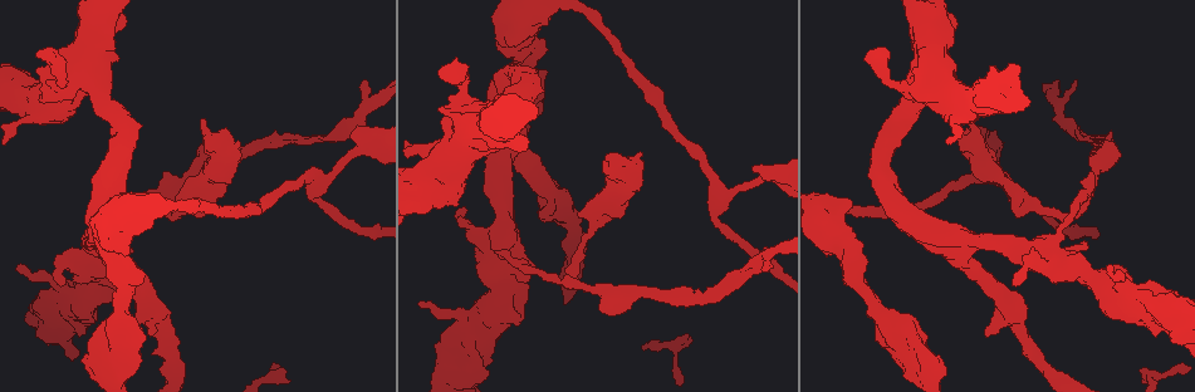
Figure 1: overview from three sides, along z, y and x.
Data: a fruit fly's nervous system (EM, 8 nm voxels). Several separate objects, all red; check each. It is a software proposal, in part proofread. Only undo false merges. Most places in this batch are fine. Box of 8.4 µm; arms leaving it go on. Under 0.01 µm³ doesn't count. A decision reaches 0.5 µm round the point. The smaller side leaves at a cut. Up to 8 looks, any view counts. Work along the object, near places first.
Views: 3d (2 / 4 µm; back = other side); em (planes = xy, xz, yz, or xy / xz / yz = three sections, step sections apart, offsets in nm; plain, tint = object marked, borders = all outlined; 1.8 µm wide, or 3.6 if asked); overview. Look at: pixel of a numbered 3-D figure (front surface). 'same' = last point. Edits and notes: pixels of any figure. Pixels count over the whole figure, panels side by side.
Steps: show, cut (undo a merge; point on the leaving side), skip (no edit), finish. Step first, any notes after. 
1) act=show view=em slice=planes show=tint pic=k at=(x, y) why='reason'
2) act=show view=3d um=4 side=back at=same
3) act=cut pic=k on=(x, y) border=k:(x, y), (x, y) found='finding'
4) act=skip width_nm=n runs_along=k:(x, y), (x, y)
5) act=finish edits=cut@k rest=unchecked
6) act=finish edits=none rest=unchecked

act=show view=3d um=4 pic=1 at=(61, 319) why='thick turns thin'

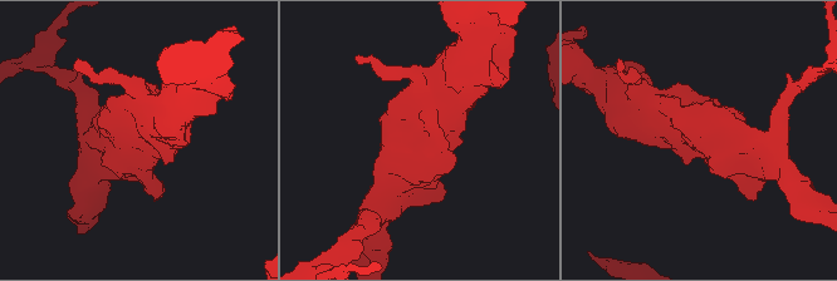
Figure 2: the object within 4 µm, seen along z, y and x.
act=show view=em slice=planes show=tint pic=2 at=(136, 137) why='shape alone is not enough'

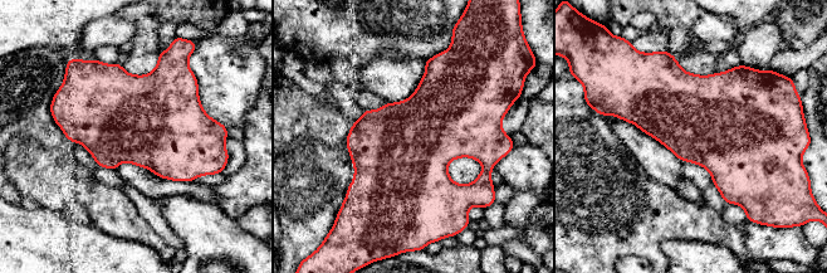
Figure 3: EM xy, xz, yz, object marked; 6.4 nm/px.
act=skip found='one cell here'

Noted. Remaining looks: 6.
act=show view=em slice=planes show=tint pic=1 at=(612, 169) why='sharp bend'

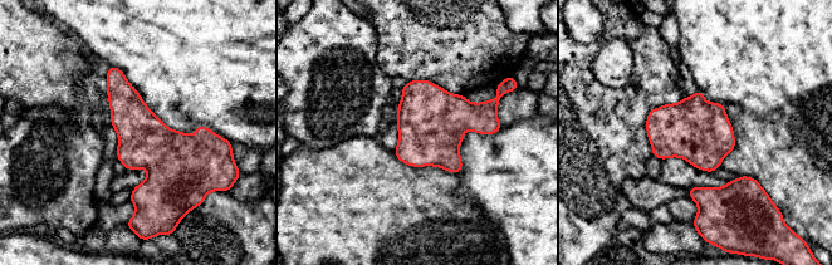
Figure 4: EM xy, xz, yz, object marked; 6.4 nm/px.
act=skip found='all the same cell'

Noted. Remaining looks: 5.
act=show view=3d um=4 pic=1 at=(310, 181) why='sharp bend'

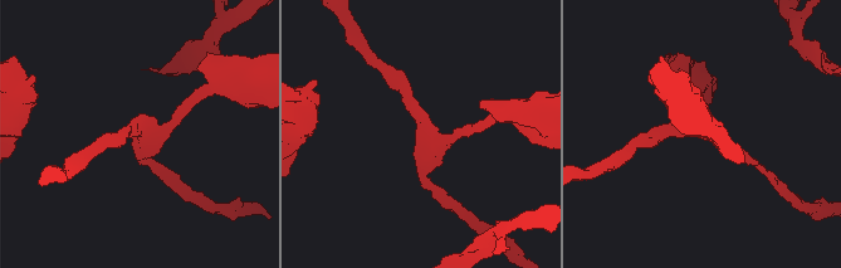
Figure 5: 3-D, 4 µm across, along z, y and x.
act=show view=em slice=xz step=4 show=tint pic=5 at=(140, 131)

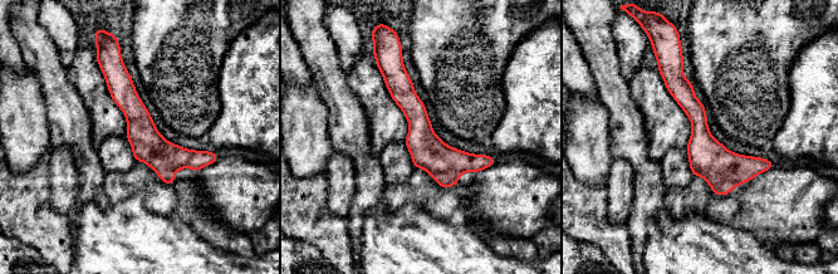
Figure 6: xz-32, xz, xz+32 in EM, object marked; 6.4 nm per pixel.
act=show view=em slice=planes show=tint at=same why='cut it another way'

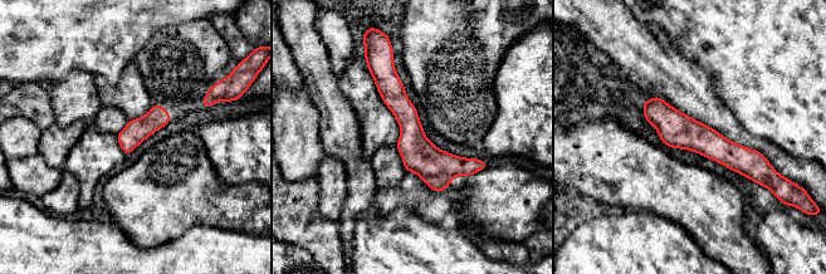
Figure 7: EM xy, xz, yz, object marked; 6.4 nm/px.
act=skip found='all the same cell'

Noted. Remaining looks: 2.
act=finish edits=none rest=unchecked

